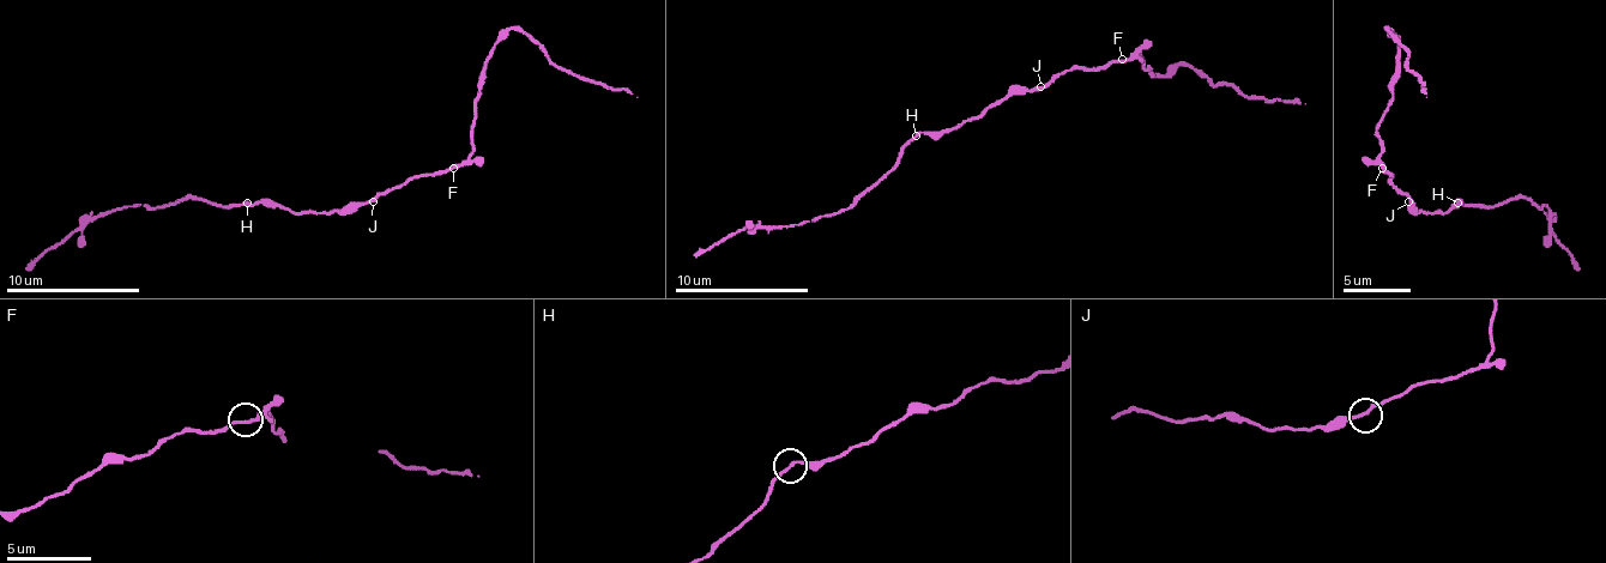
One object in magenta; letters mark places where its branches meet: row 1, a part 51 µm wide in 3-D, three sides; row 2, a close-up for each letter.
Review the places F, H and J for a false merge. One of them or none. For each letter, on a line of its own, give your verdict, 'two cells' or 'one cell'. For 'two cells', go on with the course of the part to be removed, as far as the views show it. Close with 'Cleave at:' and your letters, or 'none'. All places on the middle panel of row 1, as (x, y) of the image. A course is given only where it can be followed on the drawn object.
F: one cell
H: one cell
J: one cell
Cleave at: none

